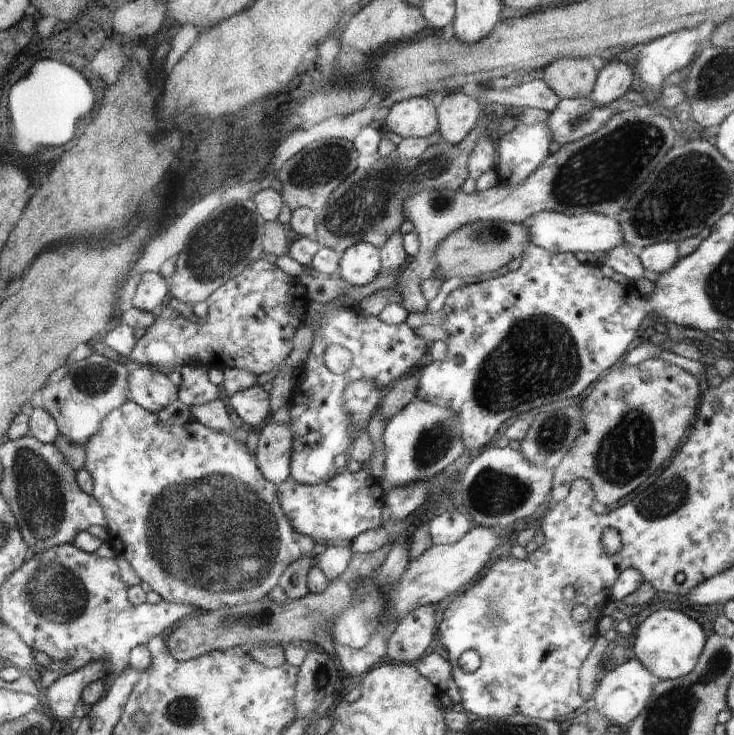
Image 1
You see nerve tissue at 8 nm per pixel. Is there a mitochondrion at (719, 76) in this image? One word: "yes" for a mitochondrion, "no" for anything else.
yes

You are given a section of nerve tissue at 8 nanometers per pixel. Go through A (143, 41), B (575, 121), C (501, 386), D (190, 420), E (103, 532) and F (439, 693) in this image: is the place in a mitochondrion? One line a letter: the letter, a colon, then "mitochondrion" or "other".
A: other
B: mitochondrion
C: mitochondrion
D: other
E: other
F: other

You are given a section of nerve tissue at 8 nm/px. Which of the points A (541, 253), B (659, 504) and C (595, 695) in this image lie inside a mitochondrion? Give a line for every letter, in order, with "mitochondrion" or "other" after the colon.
A: other
B: mitochondrion
C: other

